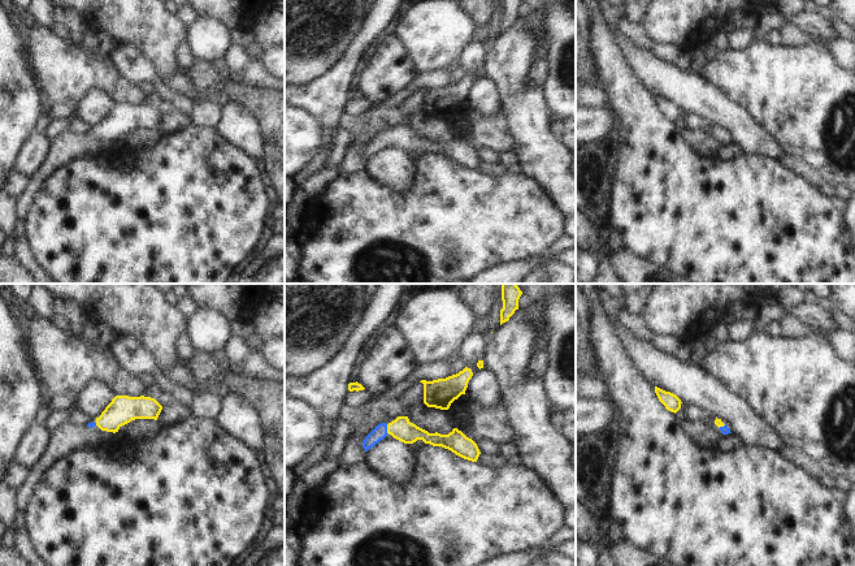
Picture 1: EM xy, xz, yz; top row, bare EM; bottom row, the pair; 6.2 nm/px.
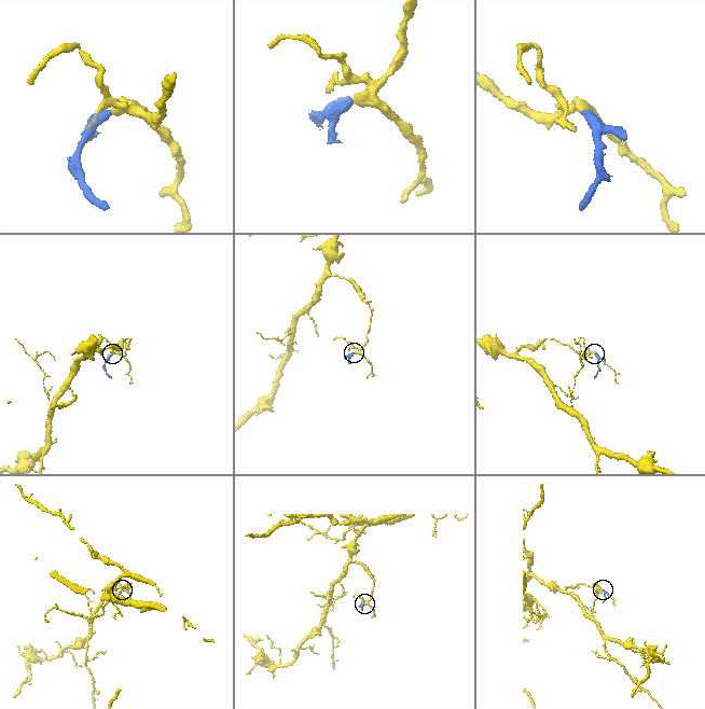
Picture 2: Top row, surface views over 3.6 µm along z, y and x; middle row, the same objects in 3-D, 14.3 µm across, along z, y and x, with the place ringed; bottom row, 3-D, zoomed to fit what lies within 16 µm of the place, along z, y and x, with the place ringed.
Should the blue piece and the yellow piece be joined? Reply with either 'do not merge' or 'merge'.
merge

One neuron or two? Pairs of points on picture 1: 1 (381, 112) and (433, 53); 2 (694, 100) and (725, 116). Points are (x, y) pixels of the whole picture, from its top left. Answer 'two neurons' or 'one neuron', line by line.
1: two neurons
2: one neuron

